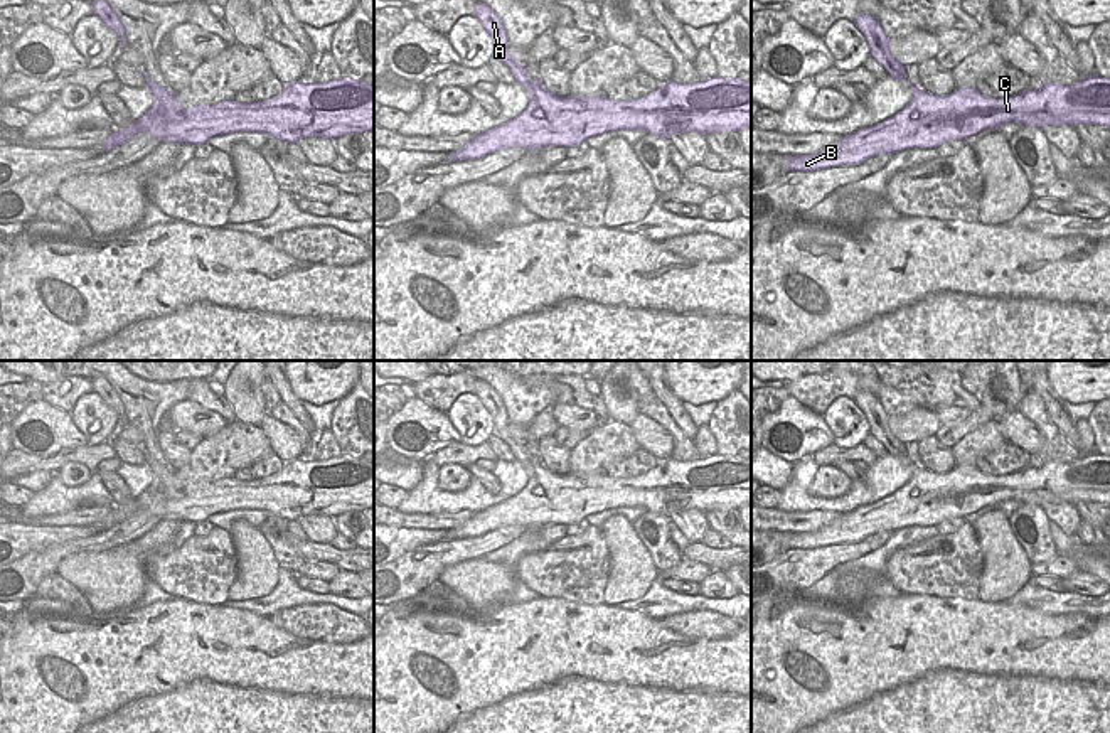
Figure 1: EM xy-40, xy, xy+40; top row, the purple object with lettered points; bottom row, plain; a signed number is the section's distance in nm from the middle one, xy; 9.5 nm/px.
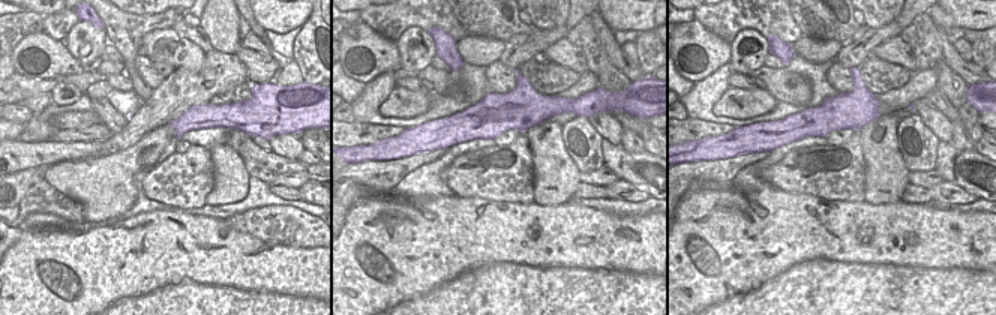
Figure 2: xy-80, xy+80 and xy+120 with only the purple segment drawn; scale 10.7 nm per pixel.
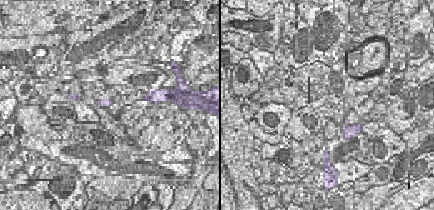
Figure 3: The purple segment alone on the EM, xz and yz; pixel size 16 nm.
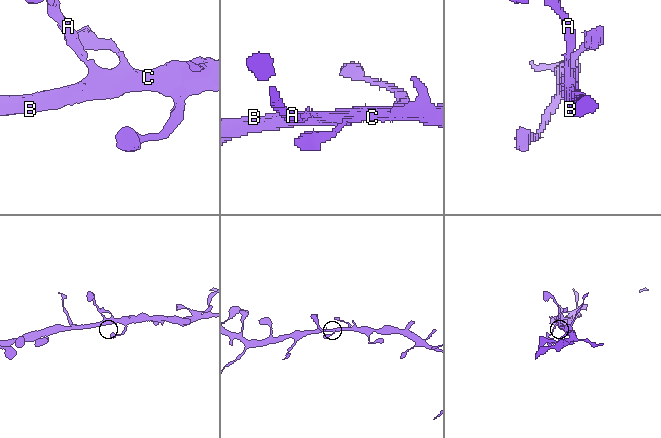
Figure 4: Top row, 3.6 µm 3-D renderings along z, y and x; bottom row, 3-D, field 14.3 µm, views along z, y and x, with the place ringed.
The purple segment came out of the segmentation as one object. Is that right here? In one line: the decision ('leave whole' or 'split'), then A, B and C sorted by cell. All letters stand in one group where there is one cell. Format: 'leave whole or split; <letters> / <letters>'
leave whole; A B C

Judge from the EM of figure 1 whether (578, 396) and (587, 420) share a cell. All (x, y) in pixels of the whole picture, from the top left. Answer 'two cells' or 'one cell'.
two cells

